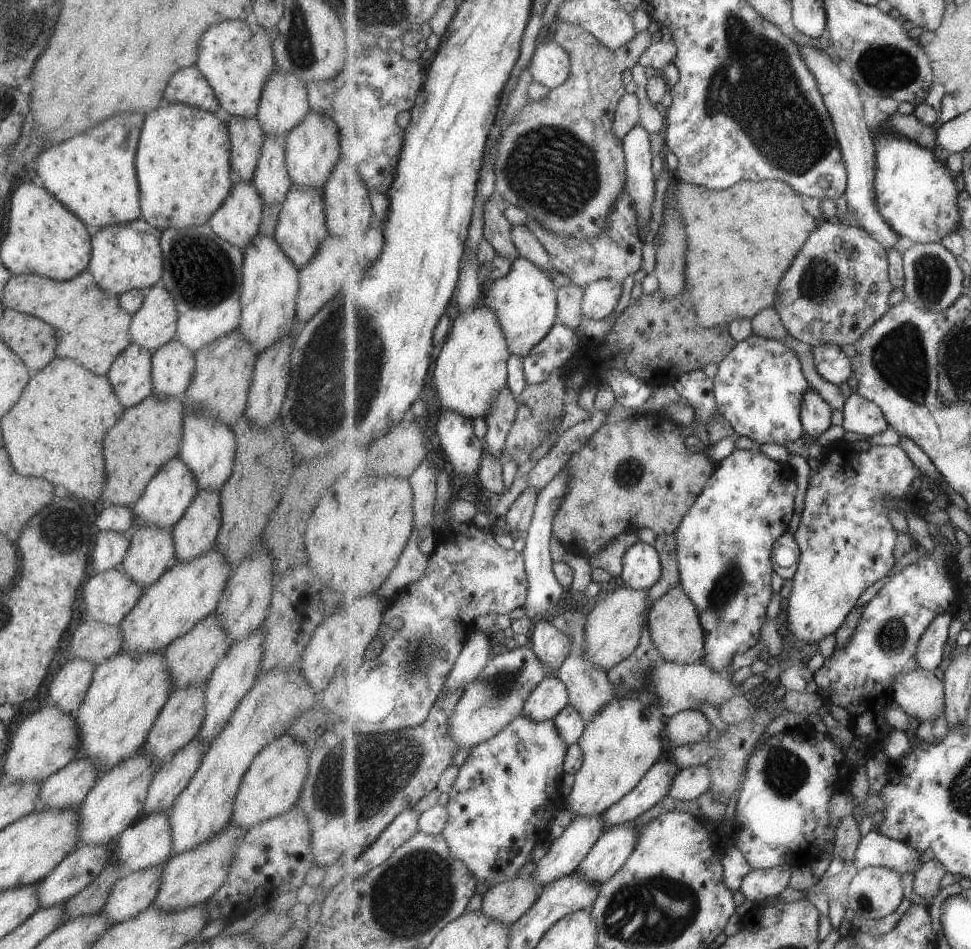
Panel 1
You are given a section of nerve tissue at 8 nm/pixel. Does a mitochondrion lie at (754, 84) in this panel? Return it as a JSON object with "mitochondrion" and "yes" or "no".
{"mitochondrion":"yes"}

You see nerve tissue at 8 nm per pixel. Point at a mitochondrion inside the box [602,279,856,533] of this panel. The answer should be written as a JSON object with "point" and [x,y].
{"point":[628,472]}

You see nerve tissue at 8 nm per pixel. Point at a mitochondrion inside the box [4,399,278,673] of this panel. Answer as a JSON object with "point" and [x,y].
{"point":[65,541]}

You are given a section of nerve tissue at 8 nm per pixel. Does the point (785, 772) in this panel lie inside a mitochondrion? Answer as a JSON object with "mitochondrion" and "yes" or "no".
{"mitochondrion":"yes"}

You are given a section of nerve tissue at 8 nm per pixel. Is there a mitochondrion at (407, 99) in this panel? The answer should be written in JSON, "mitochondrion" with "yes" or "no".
{"mitochondrion":"no"}

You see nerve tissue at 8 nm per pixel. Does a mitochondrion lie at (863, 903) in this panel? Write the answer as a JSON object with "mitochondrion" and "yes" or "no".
{"mitochondrion":"yes"}

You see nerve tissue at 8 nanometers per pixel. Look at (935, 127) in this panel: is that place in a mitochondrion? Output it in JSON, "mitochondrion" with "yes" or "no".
{"mitochondrion":"no"}

